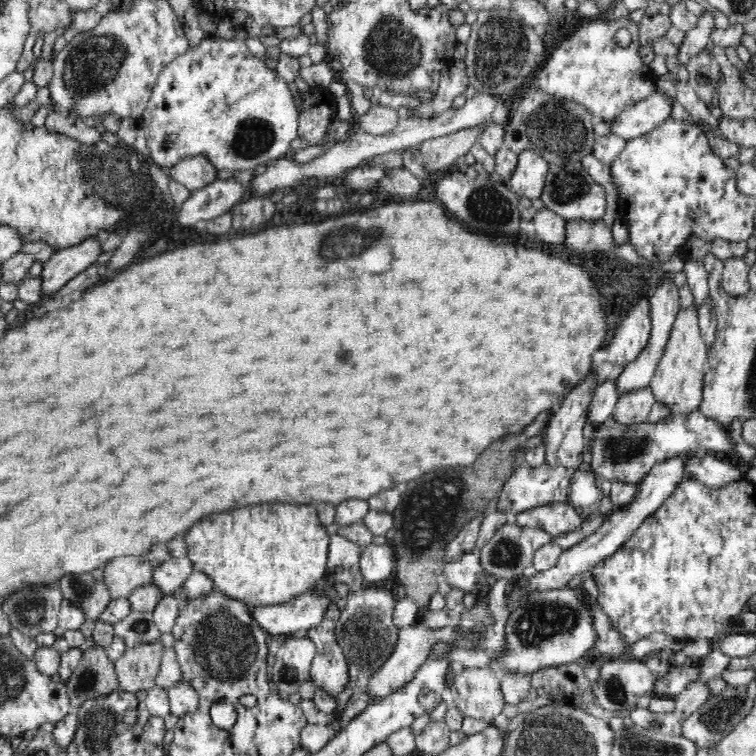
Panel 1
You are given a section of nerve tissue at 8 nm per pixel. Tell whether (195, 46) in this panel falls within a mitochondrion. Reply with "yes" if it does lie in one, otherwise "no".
no

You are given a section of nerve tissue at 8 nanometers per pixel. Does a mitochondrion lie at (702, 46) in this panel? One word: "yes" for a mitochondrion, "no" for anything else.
no

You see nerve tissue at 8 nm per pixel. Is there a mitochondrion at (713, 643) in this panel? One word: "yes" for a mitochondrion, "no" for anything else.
no

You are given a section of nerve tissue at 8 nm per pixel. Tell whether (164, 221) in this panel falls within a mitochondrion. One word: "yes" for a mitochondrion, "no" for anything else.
yes

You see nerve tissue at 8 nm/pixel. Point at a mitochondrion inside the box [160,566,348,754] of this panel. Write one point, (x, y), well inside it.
(225, 646)

